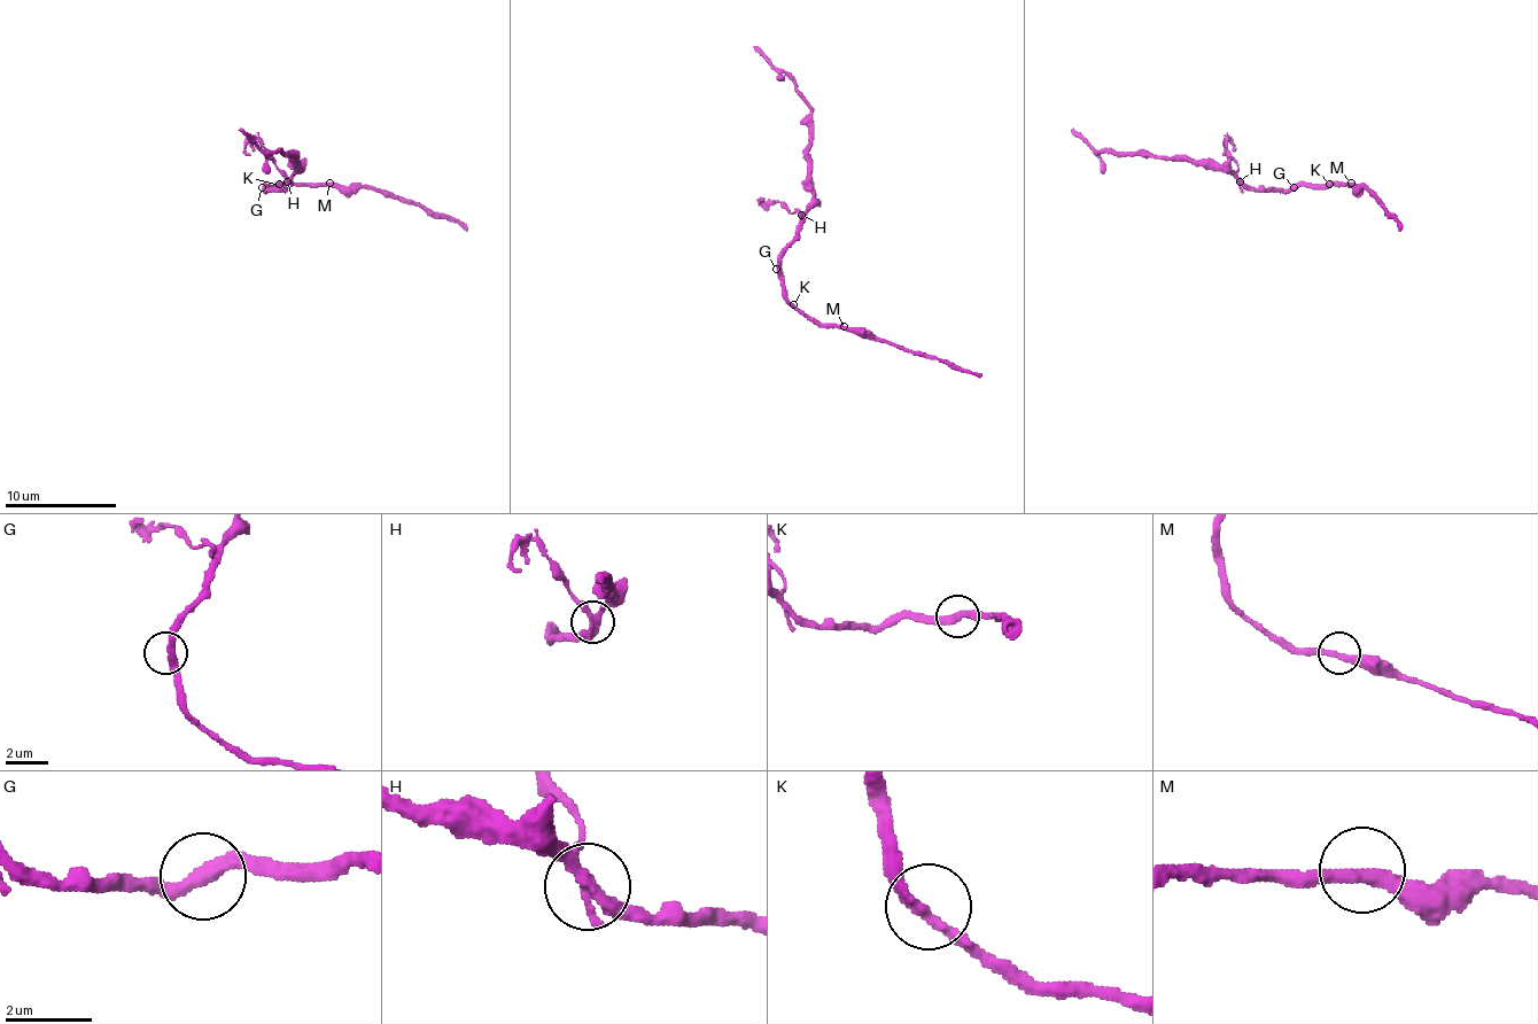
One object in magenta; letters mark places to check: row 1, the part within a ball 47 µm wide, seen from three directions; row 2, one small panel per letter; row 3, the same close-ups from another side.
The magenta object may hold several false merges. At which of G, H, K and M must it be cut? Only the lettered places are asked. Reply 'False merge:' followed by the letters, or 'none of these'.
False merge: H

